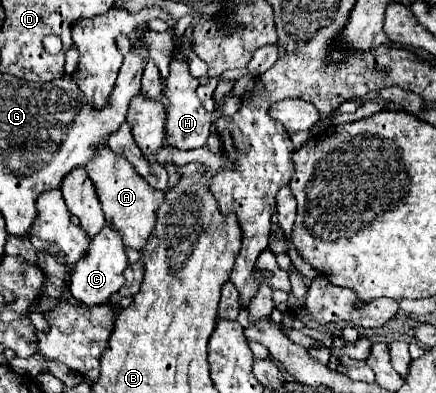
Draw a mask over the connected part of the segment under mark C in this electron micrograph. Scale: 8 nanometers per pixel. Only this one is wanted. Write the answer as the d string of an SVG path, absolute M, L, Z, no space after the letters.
M108 224L90 240L90 246L86 254L76 262L72 278L70 278L70 292L74 298L78 298L86 306L96 306L104 304L110 300L114 292L118 292L124 284L124 270L128 266L128 258L124 252L122 238L114 228Z

